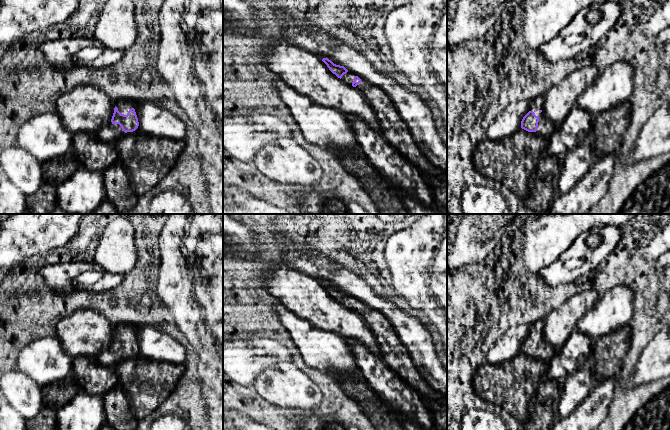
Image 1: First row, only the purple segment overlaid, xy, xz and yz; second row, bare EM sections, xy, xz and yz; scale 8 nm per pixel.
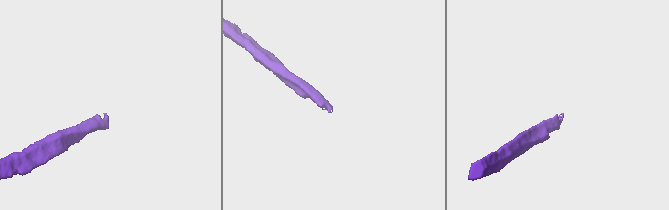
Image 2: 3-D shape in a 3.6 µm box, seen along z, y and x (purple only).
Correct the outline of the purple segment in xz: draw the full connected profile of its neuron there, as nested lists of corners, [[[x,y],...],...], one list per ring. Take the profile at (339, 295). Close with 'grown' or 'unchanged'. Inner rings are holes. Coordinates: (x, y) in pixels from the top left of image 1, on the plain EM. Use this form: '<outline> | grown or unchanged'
[[[323,282],[322,285],[333,298],[346,308],[355,311],[363,319],[379,344],[383,361],[409,385],[418,400],[447,403],[447,399],[424,380],[393,326],[379,311],[369,308],[366,304],[349,296],[344,290],[334,288],[328,282]]] | grown

